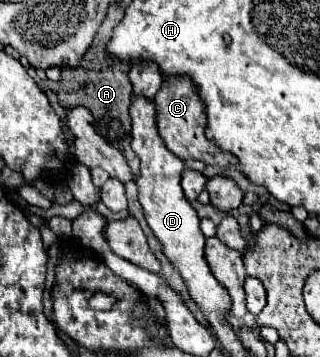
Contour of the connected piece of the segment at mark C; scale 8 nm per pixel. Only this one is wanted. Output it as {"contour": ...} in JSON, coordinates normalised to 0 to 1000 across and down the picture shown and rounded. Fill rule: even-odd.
{"contour":[[[563,216],[550,227],[519,227],[500,249],[500,261],[488,261],[488,277],[481,277],[481,294],[488,294],[488,339],[494,339],[494,373],[500,384],[513,389],[513,406],[569,451],[588,451],[588,445],[619,445],[644,462],[681,462],[681,468],[719,468],[719,462],[738,462],[738,445],[669,412],[644,384],[638,384],[638,305],[631,305],[631,289],[606,255],[606,238],[581,221],[581,216]]]}

